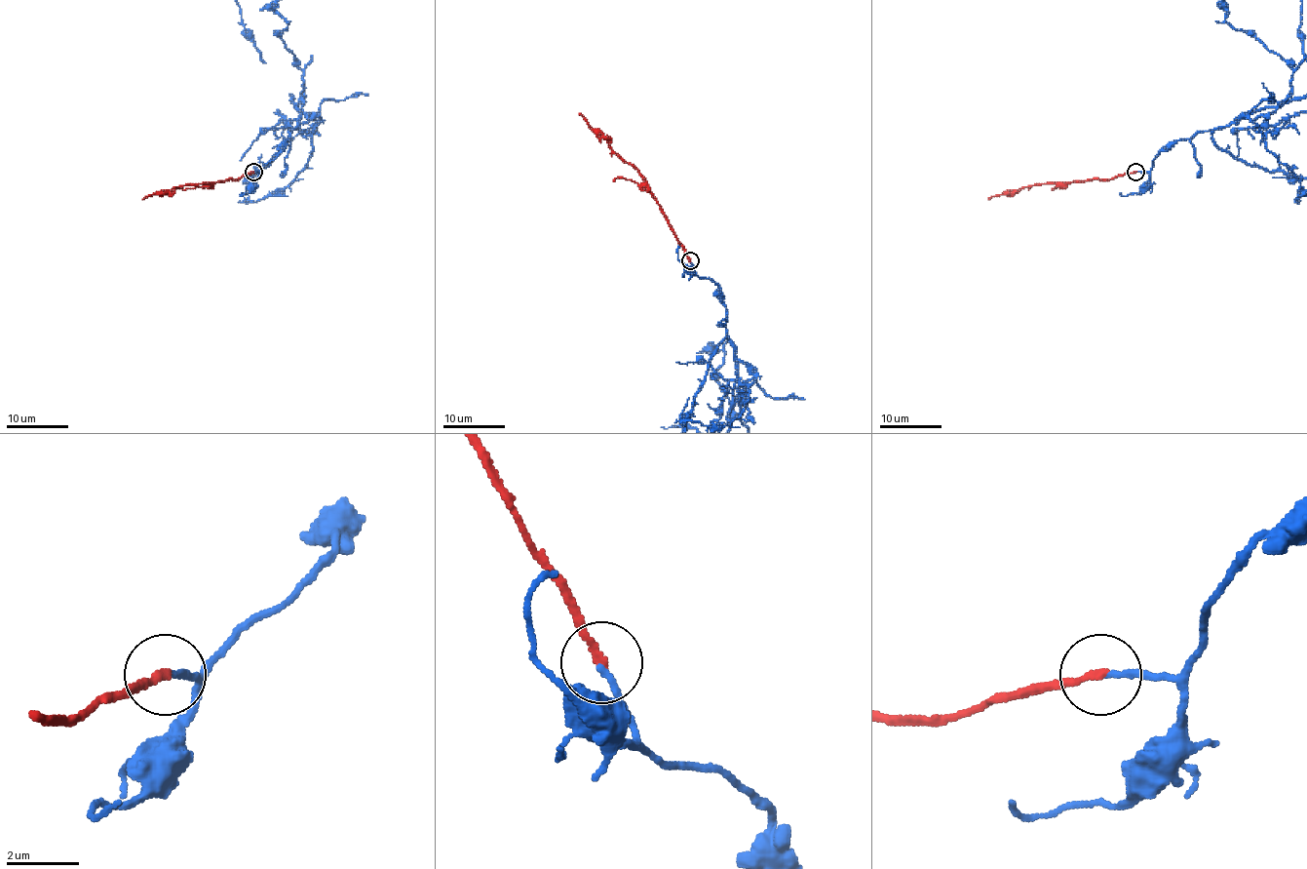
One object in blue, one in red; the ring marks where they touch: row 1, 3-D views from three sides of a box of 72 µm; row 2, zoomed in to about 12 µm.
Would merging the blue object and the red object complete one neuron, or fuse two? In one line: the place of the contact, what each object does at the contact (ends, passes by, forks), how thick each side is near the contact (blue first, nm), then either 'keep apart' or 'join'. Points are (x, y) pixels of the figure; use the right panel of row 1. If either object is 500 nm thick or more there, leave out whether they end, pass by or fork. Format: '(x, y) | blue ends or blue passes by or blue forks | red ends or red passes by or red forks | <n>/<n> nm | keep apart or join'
(1135, 172) | blue ends | red ends | 150/180 nm | keep apart

